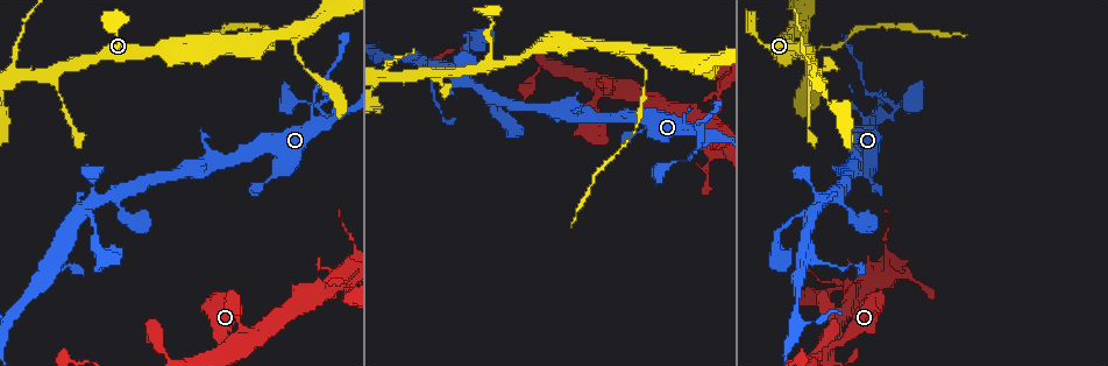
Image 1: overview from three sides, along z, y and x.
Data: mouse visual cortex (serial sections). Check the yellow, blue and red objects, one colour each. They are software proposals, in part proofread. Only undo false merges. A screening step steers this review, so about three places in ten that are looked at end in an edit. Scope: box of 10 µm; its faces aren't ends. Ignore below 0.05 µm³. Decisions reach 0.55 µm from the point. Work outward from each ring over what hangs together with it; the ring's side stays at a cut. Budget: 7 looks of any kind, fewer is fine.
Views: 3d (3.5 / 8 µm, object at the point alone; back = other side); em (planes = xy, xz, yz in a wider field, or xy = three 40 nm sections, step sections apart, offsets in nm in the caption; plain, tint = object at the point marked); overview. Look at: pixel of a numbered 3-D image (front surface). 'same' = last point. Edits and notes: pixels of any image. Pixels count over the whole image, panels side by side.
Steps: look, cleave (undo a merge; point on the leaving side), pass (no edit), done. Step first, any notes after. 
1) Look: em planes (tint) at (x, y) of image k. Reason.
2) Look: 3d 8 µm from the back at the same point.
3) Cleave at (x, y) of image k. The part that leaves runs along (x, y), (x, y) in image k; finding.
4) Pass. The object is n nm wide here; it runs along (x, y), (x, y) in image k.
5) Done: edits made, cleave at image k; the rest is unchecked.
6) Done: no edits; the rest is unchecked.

Look: 3d 8 µm at (601, 91) of image 1. Abrupt turn.

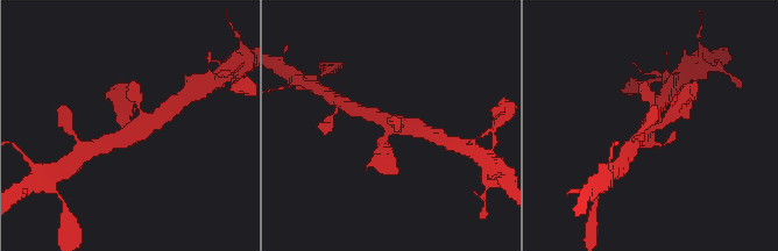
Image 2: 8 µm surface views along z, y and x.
Look: em xy step 1 (tint) at the same point. Shape alone is not enough.

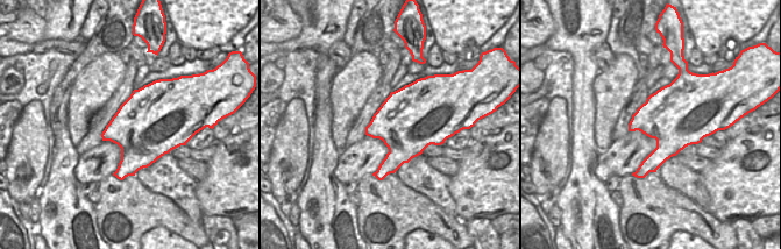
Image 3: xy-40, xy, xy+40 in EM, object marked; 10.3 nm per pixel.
Pass. It runs along (386, 151), (394, 127), (424, 131) in image 2; one cell here.

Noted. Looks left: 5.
Look: 3d 8 µm at (153, 335) of image 1. Thick turns thin.

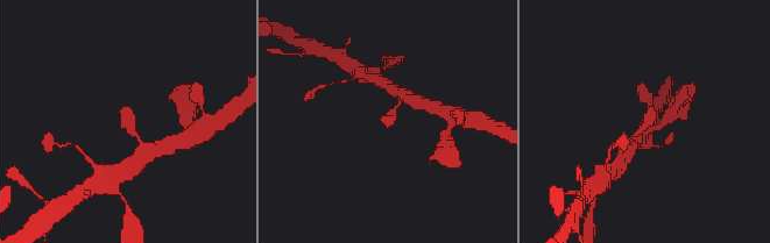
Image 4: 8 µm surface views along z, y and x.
Look: em planes (tint) at the same point.

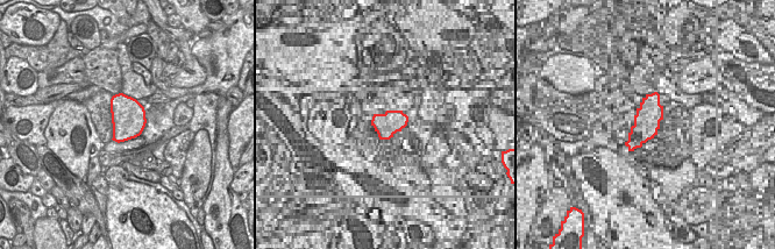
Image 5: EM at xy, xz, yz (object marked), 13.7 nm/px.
Pass. It runs along (627, 143), (645, 124), (655, 106) in image 4; all the same cell.

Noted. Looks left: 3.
Look: 3d 3.5 µm at (332, 287) of image 1. Looks like a crossing.

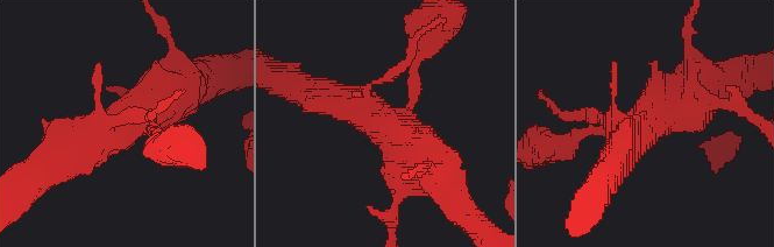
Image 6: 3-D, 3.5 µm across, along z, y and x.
Look: em xy step 3 (tint) at (387, 127) of image 6. Now the EM.

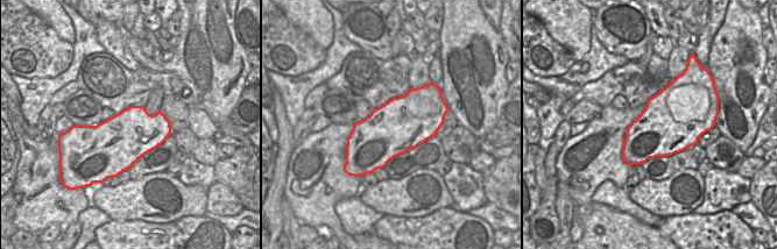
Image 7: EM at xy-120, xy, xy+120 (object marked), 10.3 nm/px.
Pass. It runs along (324, 96), (389, 128), (435, 176) in image 6; all the same cell.

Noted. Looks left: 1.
Done: no edits; the rest is unchecked.

